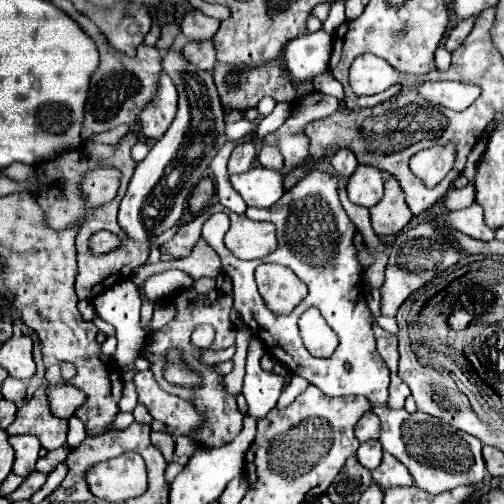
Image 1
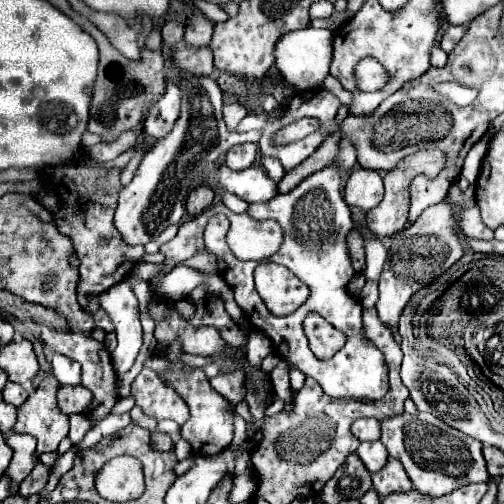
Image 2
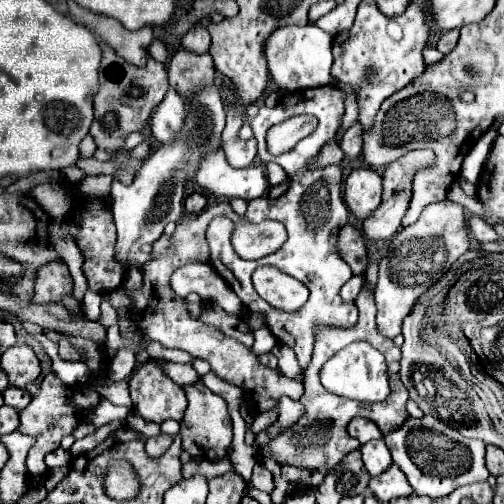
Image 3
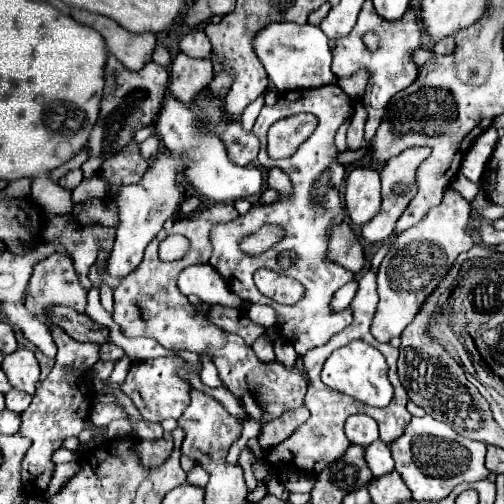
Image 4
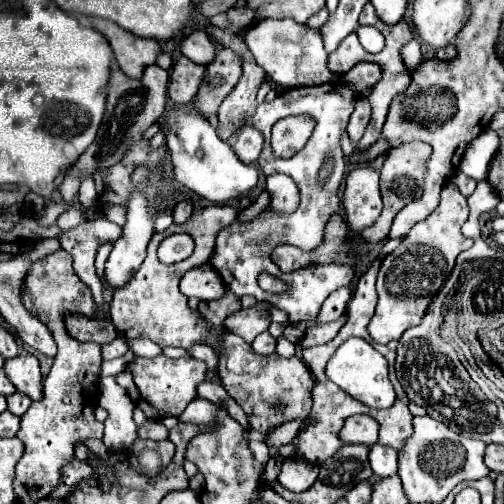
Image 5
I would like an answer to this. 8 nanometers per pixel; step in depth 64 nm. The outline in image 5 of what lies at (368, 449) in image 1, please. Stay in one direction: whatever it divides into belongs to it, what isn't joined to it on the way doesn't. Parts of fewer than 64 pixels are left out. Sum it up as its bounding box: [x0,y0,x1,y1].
[368,444,398,478]

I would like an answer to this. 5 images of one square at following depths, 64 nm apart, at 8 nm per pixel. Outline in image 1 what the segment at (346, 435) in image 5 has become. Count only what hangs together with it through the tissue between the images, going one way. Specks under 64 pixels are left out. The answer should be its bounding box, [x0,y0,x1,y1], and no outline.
[356,412,380,442]

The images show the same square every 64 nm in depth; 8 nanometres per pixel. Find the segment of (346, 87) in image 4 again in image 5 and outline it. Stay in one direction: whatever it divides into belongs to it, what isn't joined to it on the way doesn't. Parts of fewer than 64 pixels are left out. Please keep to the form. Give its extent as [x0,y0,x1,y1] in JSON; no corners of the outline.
[344,64,380,96]

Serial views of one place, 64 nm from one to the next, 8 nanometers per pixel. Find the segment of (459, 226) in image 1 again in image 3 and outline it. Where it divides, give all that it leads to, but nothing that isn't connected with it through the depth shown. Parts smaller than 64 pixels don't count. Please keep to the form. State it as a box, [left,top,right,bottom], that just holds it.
[468,214,498,242]

